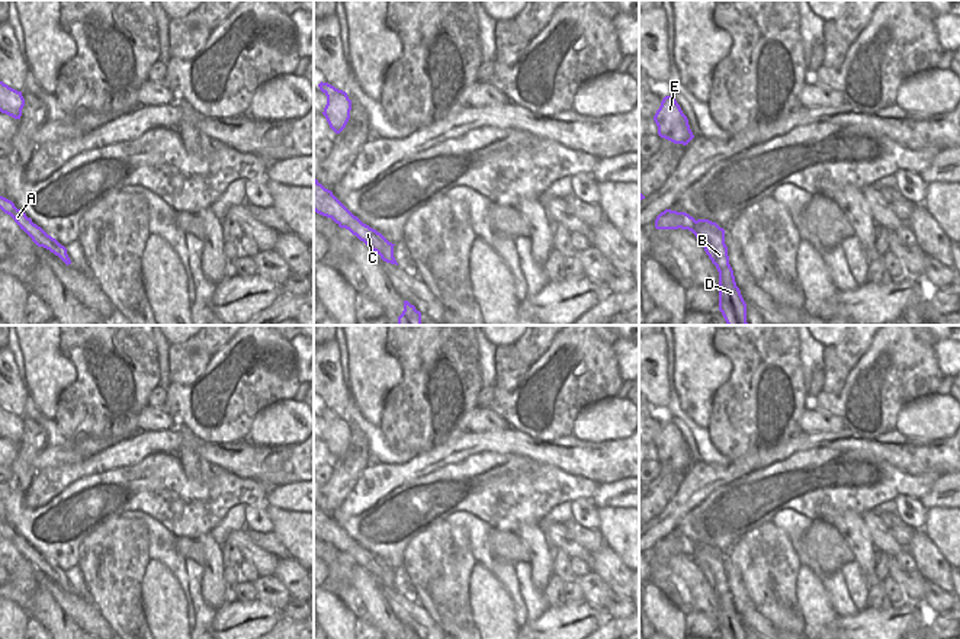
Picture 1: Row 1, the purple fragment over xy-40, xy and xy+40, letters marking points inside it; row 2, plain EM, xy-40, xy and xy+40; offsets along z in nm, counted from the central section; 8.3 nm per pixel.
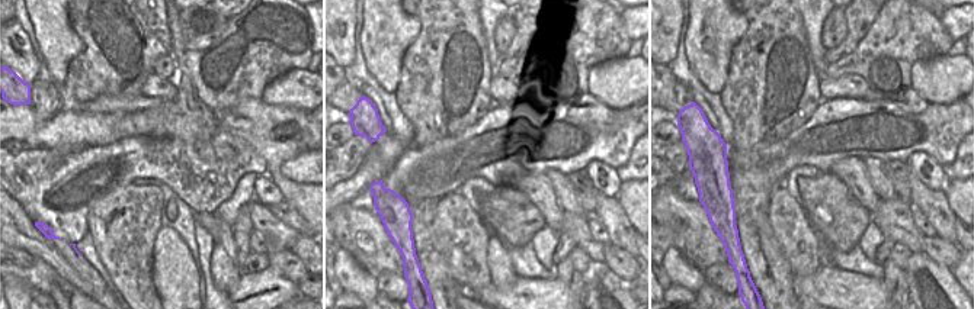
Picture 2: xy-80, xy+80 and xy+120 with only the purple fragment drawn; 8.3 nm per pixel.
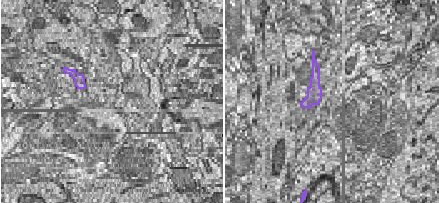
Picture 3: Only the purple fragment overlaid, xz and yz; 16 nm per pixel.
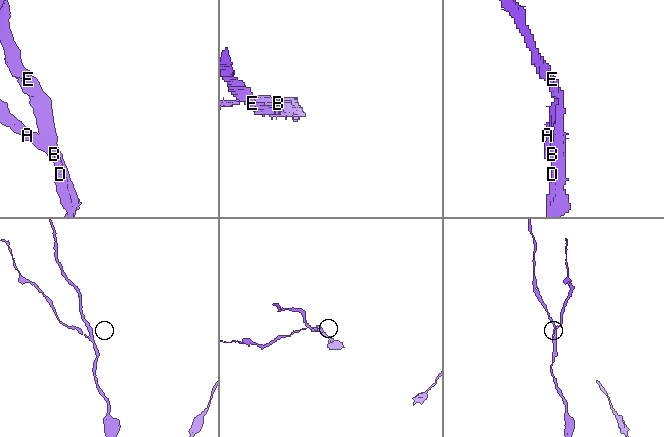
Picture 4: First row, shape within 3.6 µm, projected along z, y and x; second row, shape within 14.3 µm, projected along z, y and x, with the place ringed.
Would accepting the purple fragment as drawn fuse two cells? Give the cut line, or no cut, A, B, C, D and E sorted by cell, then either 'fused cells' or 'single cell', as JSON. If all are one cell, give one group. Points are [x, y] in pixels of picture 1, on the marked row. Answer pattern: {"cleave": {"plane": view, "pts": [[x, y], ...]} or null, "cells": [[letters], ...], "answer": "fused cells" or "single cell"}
{"cleave": {"plane": "xy", "pts": [[392, 247], [385, 246], [381, 256]]}, "cells": [["A", "C"], ["B", "D", "E"]], "answer": "fused cells"}

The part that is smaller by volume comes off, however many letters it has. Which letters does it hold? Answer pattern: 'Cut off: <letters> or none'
Cut off: A, C

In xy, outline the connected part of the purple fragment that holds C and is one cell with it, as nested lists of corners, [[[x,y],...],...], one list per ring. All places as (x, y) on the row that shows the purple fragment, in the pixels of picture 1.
[[[314,177],[314,211],[322,216],[331,218],[340,228],[349,229],[367,247],[376,251],[379,256],[383,254],[383,247],[388,245],[394,248],[381,232],[363,224],[357,216],[354,216],[334,195],[331,190],[325,189]]]

